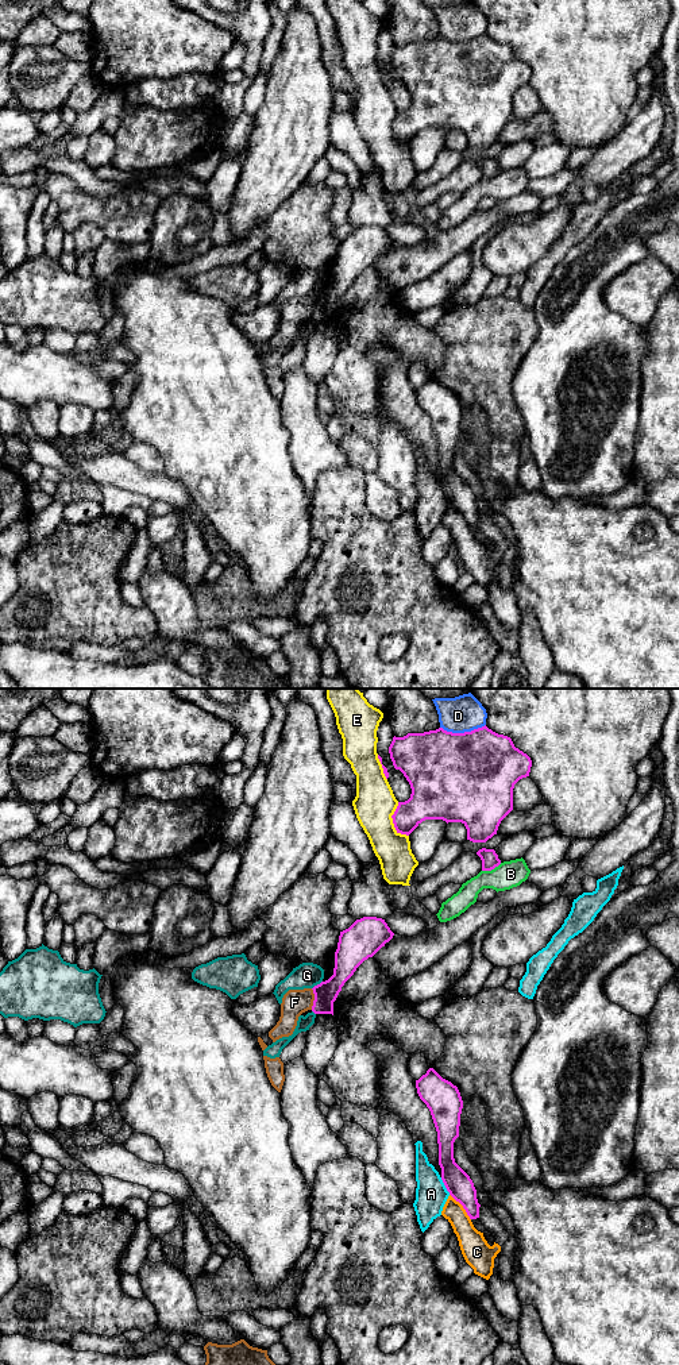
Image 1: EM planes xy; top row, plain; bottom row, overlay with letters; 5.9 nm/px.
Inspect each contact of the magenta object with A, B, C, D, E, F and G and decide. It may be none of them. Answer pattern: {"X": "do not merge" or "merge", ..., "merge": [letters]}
{"A": "do not merge", "B": "do not merge", "C": "do not merge", "D": "do not merge", "E": "do not merge", "F": "do not merge", "G": "do not merge", "merge": []}

